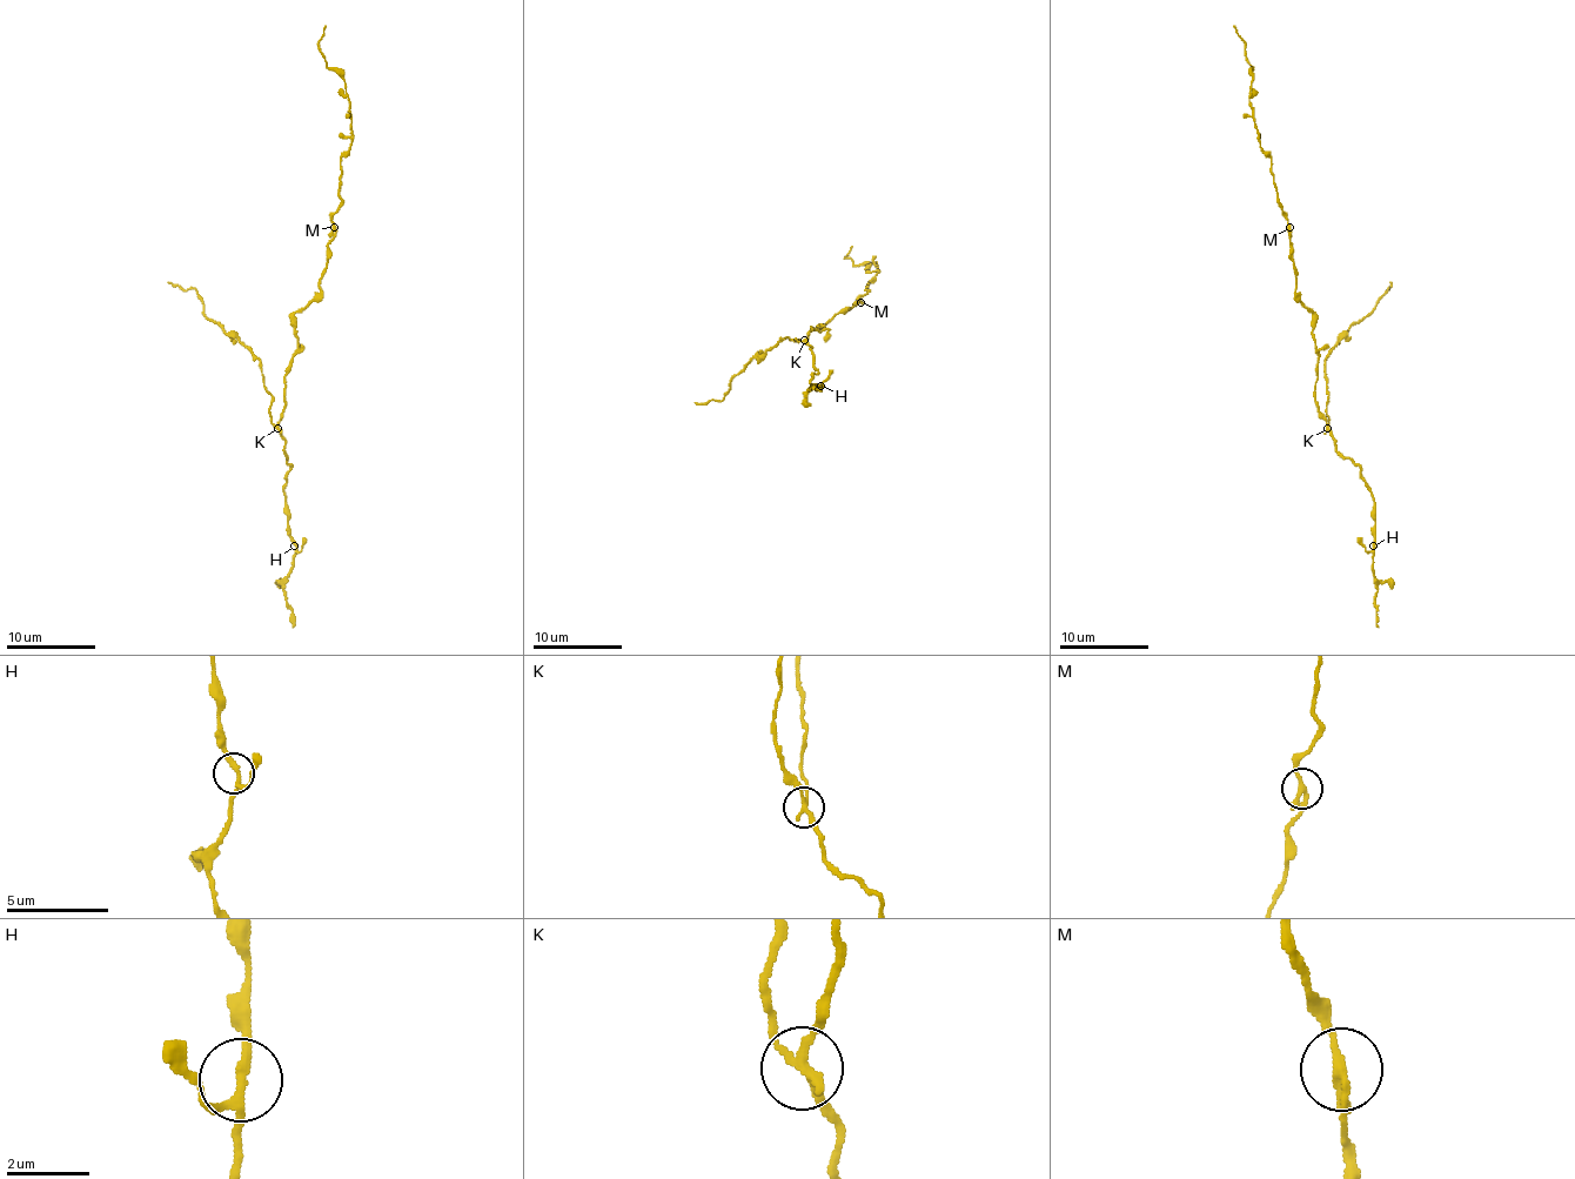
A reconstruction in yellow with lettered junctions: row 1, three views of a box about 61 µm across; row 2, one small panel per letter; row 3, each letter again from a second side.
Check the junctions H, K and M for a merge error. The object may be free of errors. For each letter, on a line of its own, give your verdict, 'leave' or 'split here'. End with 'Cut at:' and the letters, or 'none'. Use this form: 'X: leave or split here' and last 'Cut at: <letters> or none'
H: leave
K: split here
M: leave
Cut at: K

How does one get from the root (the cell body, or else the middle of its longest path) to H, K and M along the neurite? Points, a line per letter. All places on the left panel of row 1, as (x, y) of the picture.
H: (294, 322), (296, 354), (286, 375), (286, 409), (279, 422), (289, 467), (283, 490), (288, 535), (294, 546)
K: (294, 322), (296, 354), (286, 375), (286, 409), (276, 429)
M: (294, 322), (294, 314), (319, 289), (334, 227)

